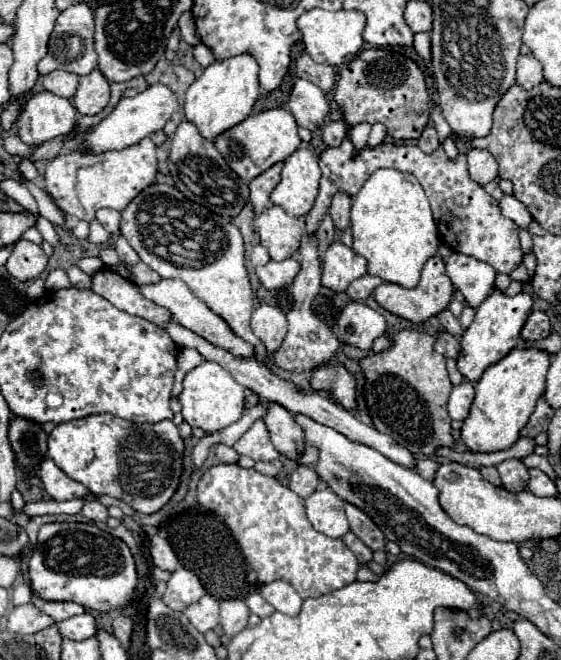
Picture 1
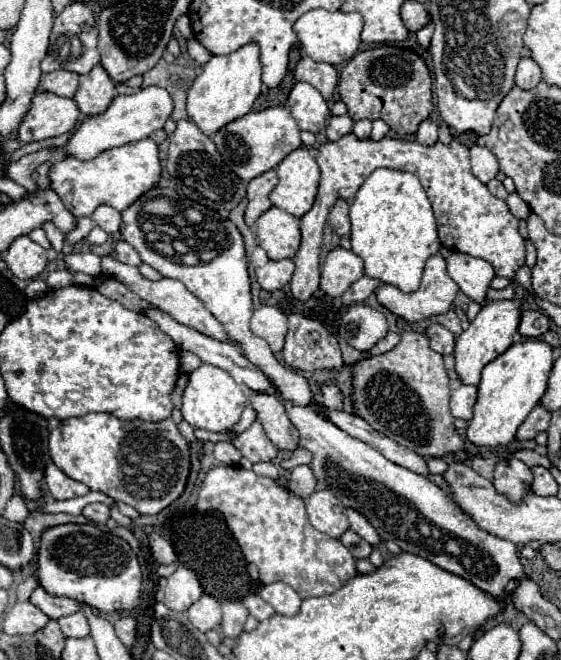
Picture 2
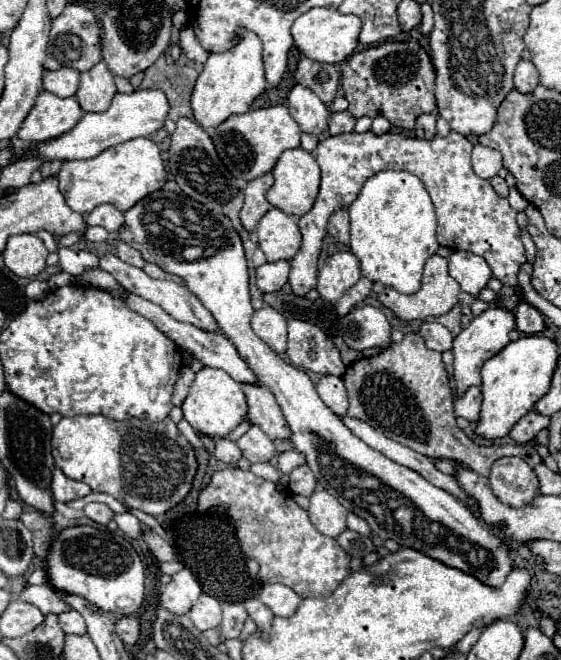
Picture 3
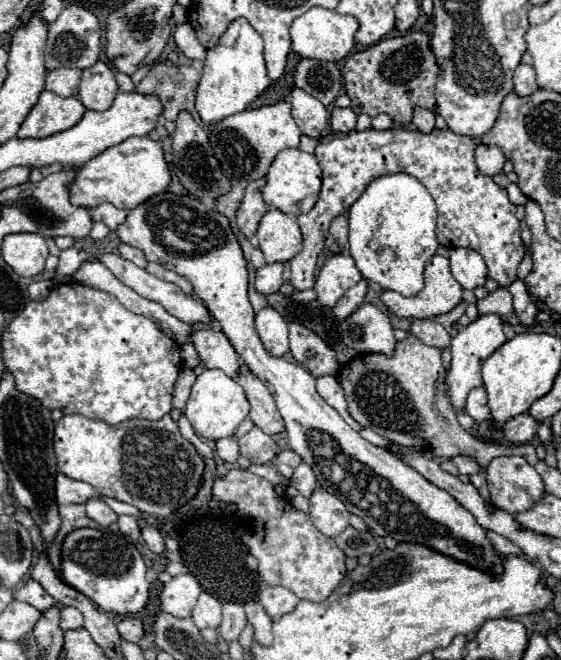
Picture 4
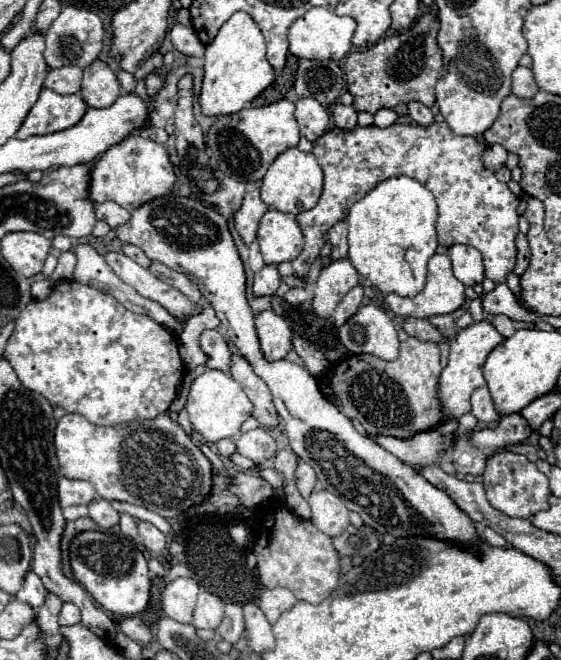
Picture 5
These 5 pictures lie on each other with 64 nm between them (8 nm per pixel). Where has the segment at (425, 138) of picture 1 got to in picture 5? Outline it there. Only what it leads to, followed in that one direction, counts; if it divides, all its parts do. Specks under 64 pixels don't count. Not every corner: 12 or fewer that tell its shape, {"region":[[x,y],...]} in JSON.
{"region":[[420,102],[408,104],[408,114],[418,126],[434,122],[432,110]]}

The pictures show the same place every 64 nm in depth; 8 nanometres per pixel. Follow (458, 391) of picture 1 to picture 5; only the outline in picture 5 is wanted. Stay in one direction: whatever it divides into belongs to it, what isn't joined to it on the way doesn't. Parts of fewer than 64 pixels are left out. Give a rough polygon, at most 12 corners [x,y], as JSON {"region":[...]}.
{"region":[[486,386],[472,392],[472,414],[480,422],[500,420]]}

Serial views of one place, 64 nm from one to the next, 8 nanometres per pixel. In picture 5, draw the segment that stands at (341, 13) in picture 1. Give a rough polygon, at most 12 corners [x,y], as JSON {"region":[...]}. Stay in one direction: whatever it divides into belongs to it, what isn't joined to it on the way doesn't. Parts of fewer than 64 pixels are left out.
{"region":[[312,8],[288,30],[290,52],[342,60],[356,22]]}

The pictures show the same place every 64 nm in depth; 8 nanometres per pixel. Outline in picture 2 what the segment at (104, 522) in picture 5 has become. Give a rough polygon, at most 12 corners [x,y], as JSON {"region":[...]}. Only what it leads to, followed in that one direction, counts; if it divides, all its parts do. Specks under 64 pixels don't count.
{"region":[[88,504],[82,514],[96,524],[110,518],[106,504]]}

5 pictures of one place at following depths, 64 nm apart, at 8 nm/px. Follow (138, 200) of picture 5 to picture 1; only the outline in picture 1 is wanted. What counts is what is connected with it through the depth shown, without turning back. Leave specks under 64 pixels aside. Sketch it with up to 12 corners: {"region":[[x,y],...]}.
{"region":[[150,138],[116,152],[76,150],[46,166],[68,216],[124,210],[154,182]]}

